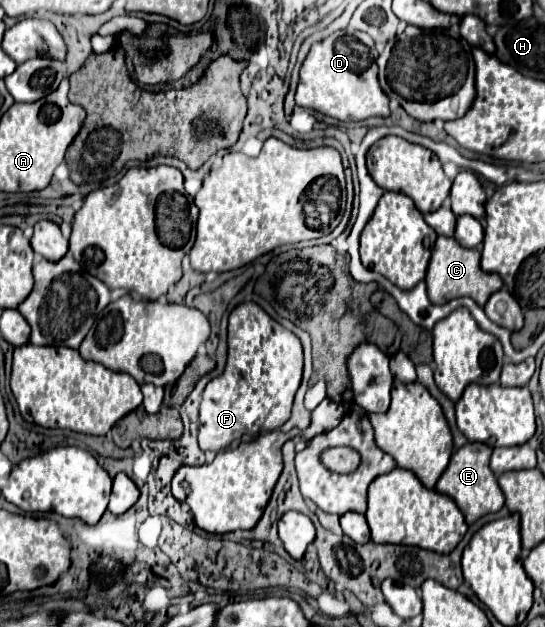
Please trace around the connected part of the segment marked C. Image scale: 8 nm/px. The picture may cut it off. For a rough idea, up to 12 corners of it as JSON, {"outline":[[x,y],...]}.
{"outline":[[439,236],[427,270],[431,302],[469,296],[485,306],[503,288],[481,252]]}

